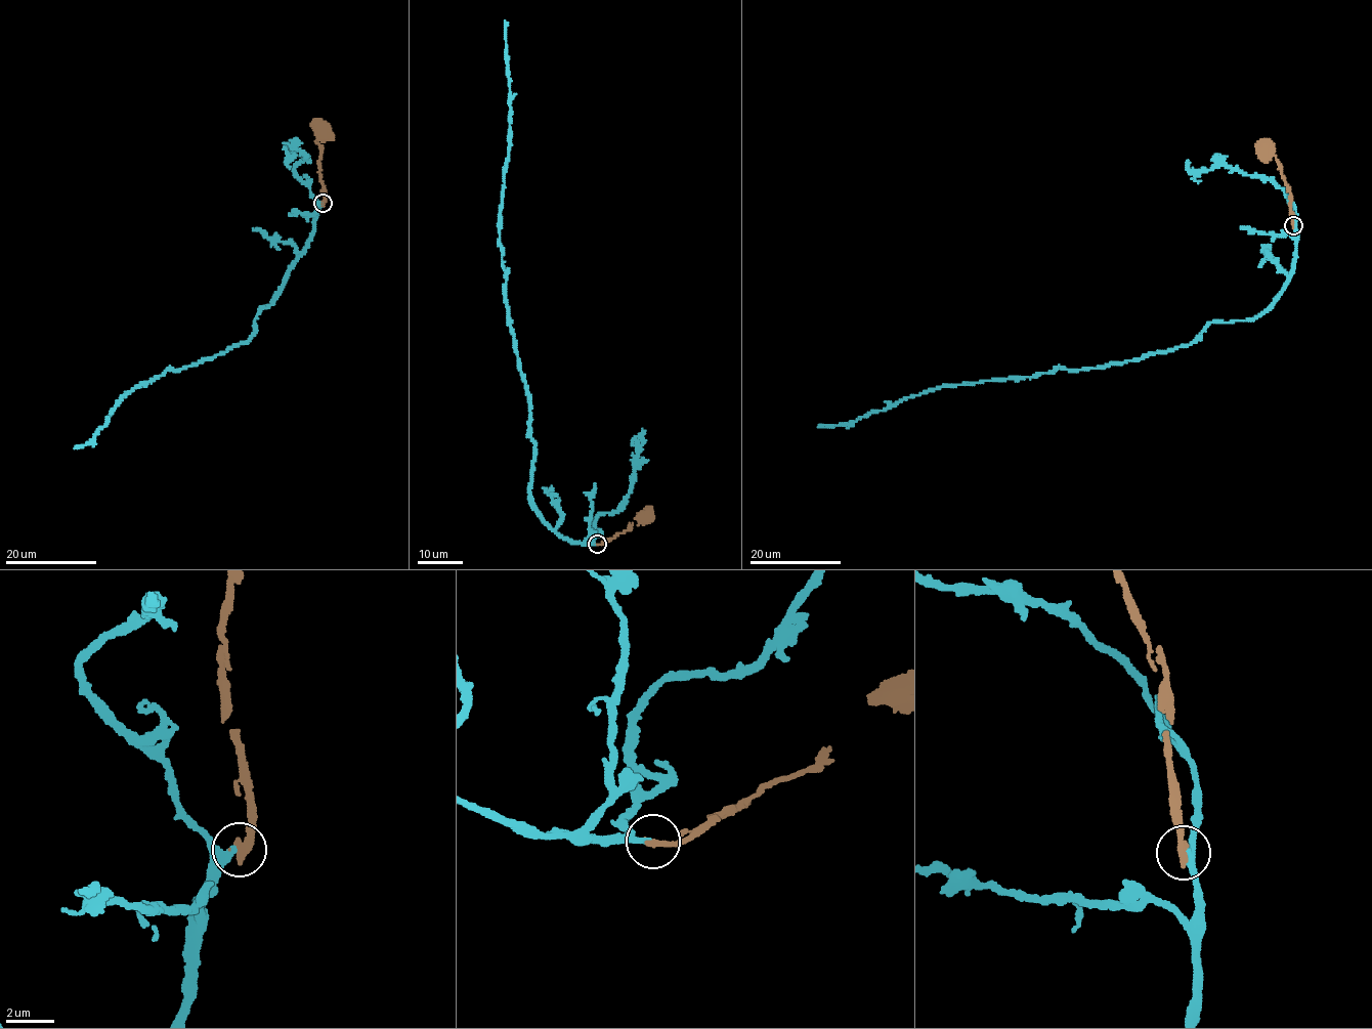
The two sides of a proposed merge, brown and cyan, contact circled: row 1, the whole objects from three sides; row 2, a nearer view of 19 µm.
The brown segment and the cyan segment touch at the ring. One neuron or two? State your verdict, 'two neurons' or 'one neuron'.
one neuron

